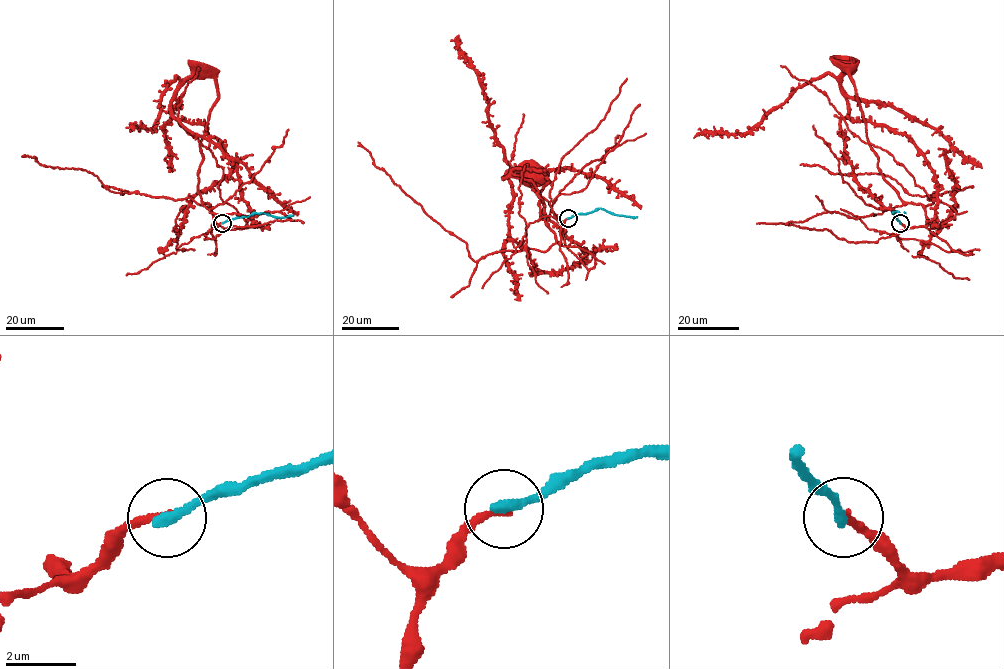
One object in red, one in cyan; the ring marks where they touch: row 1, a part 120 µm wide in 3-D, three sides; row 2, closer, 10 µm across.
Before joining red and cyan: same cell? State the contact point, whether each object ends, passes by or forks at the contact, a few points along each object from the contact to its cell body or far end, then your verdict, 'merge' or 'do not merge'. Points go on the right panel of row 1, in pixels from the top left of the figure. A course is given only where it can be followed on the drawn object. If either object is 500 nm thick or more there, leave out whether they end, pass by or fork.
at (900, 223); red ends there; cyan ends there; red runs (900, 223), (926, 226), (925, 208), (902, 200), (847, 128), (846, 93), (829, 74), (747, 131), (694, 138); cyan runs (900, 223), (892, 212), (901, 215), (904, 212); merge

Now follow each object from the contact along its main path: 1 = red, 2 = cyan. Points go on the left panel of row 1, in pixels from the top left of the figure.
1: (222, 223), (213, 226), (198, 189), (201, 145), (173, 114), (176, 77), (155, 124), (133, 130)
2: (222, 223), (256, 213), (277, 217), (293, 215)

